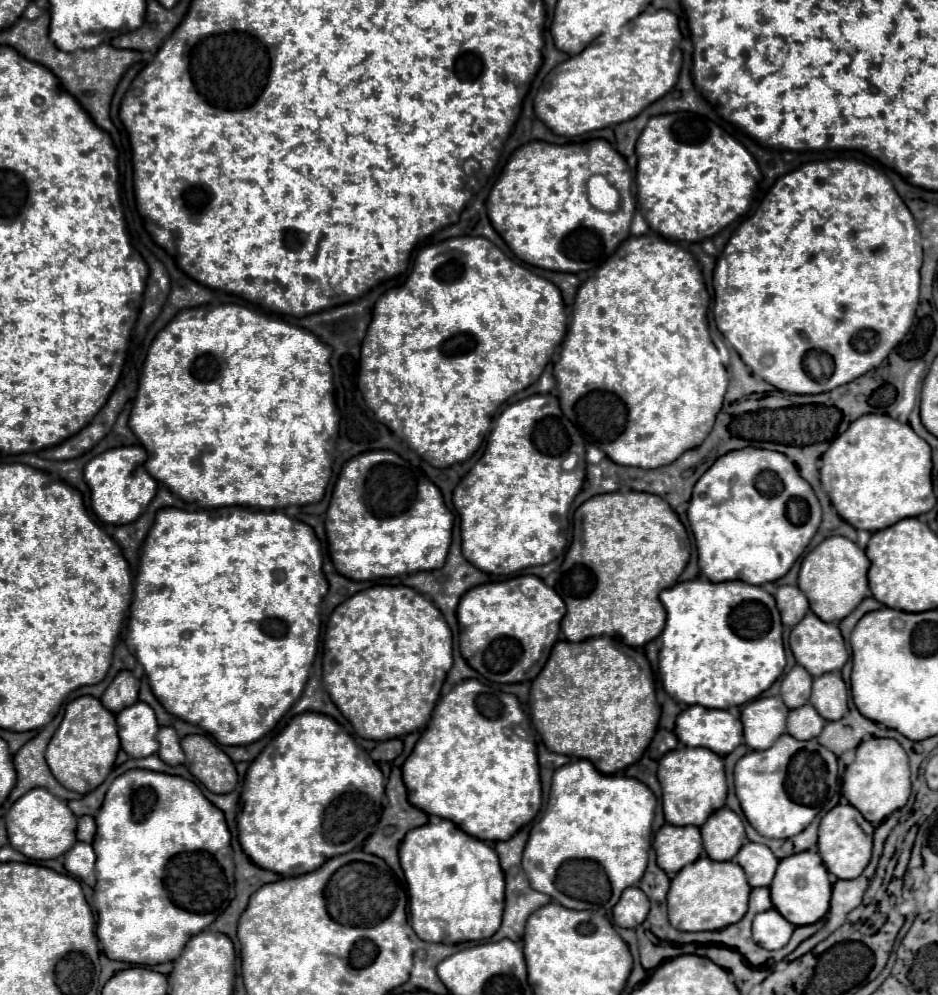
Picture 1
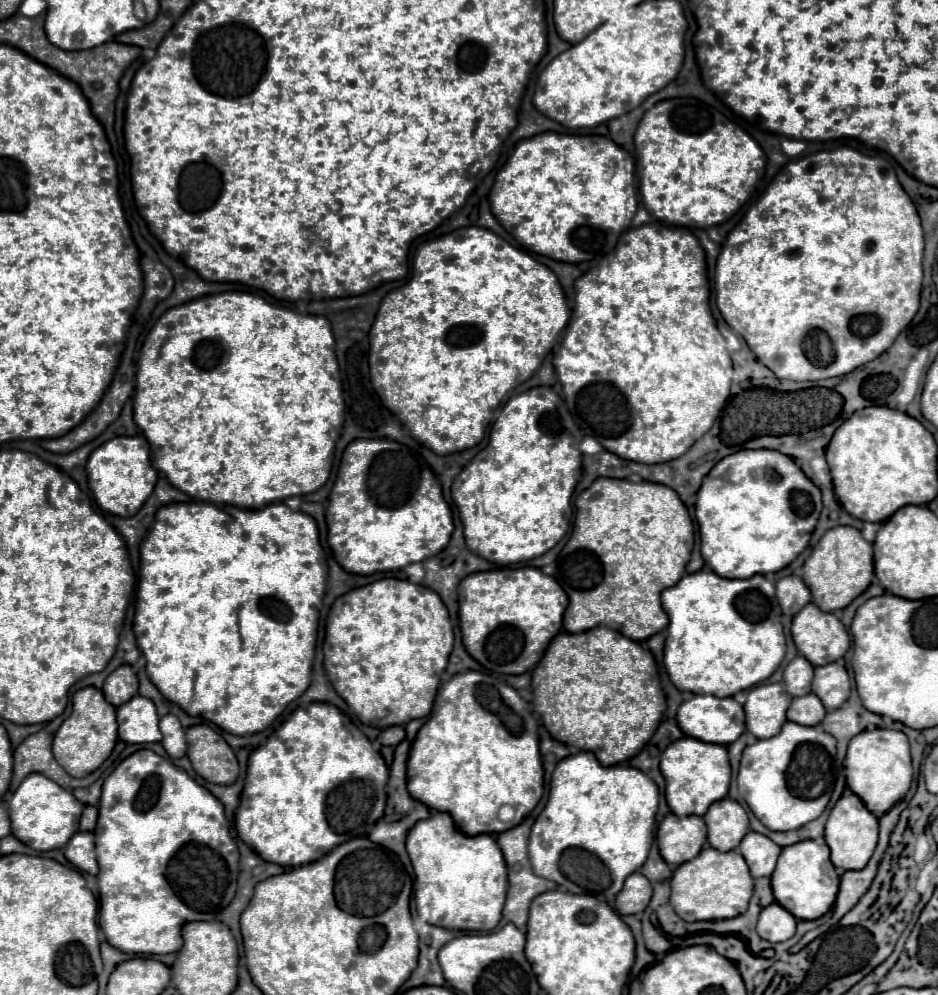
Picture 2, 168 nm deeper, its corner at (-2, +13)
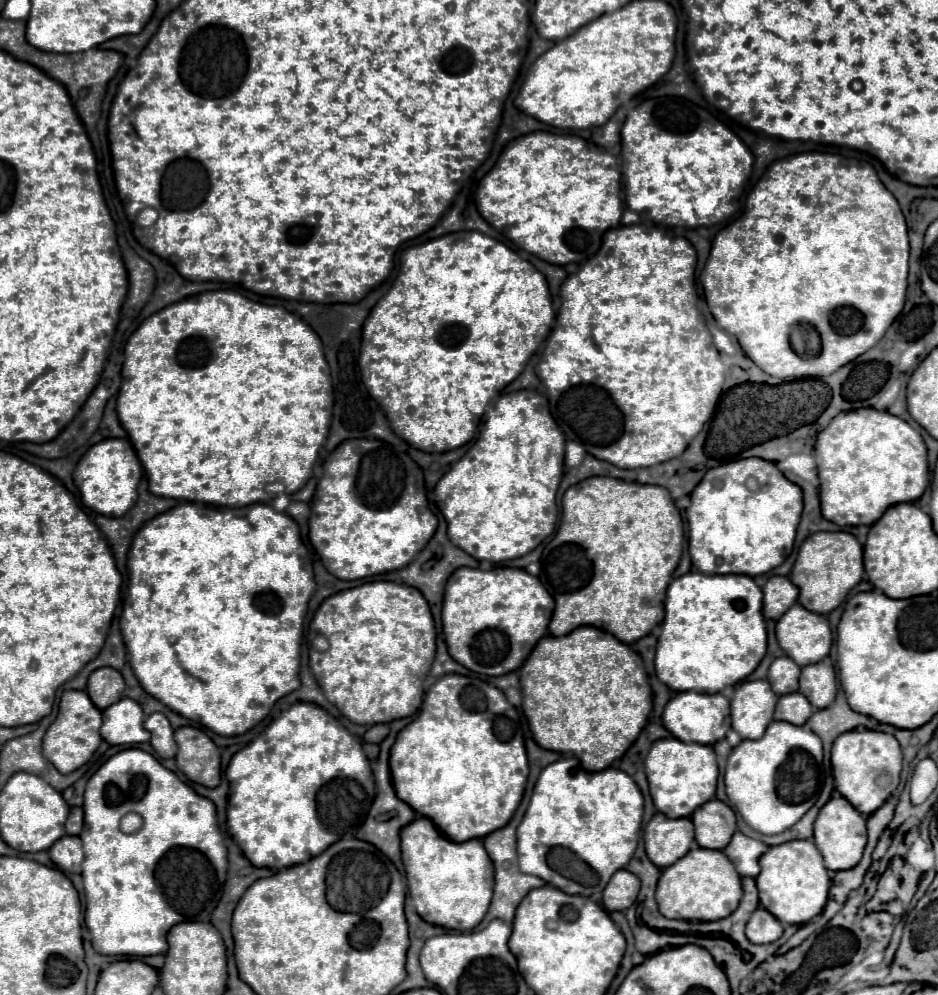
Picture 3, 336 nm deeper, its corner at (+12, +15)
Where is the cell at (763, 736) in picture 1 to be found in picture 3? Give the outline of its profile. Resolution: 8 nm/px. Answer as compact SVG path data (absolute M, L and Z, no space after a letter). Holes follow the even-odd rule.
M746 680L736 686L732 698L732 728L742 736L756 740L772 722L778 696L772 692L768 680Z

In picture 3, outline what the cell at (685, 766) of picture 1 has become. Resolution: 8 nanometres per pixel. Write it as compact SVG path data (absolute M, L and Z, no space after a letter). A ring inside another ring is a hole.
M676 738L656 740L644 760L654 806L668 818L688 818L700 804L714 798L718 782L718 764L712 746L686 744Z

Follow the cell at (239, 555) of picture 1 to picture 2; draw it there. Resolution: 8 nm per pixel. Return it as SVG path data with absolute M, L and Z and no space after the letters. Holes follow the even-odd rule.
M274 502L258 510L244 510L230 504L162 506L156 512L154 526L140 548L140 578L138 578L138 592L136 592L136 616L134 616L134 634L136 634L138 648L146 656L148 678L170 702L178 704L190 716L200 716L236 736L262 732L310 684L318 618L320 618L322 598L326 590L326 574L328 574L328 568L322 558L322 546L318 540L318 528L314 518L310 514L294 512L282 502Z

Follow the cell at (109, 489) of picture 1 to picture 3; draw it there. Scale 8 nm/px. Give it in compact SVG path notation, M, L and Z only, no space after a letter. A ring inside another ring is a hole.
M108 438L92 446L74 470L74 484L80 490L82 504L104 516L124 516L138 498L138 482L142 478L142 464L130 440Z

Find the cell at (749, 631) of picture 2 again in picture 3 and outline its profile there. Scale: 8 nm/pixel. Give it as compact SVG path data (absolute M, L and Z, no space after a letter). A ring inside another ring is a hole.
M688 572L676 580L670 582L672 586L668 586L666 592L666 618L662 622L662 634L658 638L658 646L656 646L656 674L660 678L660 682L664 682L670 690L676 692L686 692L686 690L694 690L694 692L706 692L706 694L716 694L726 686L734 686L738 682L742 682L746 676L750 676L756 666L760 664L760 660L766 654L766 626L764 626L764 616L762 616L762 590L758 588L758 584L750 578L750 576L742 576L742 574L714 574L714 576L706 576L700 572Z

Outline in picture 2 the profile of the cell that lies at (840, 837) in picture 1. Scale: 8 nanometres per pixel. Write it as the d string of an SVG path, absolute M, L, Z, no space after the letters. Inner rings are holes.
M846 792L830 810L824 840L832 852L832 864L838 870L862 870L868 864L878 842L878 818L870 814L870 810L866 810L864 802L856 794Z

